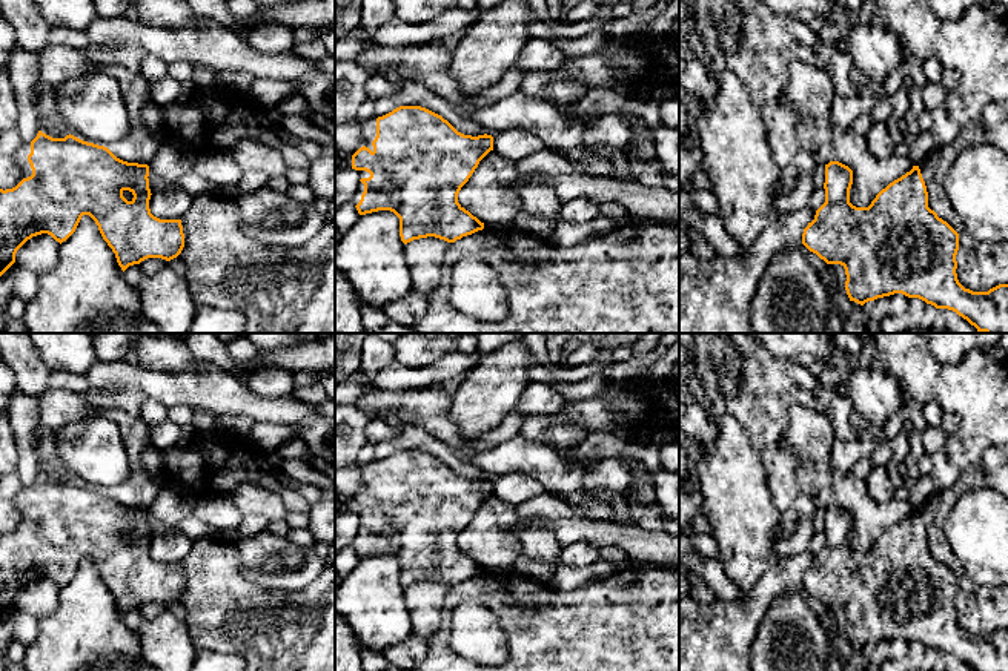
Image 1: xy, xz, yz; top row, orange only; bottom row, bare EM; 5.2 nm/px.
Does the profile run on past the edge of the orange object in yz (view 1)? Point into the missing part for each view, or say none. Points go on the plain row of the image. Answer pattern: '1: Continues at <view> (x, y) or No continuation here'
1: No continuation here

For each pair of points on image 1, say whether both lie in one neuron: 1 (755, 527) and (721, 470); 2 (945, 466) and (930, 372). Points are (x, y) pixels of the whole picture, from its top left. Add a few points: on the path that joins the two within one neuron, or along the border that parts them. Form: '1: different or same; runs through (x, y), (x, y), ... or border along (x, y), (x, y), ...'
1: same; runs through (742, 513), (732, 484)
2: same; runs through (967, 444), (967, 409), (954, 396)

